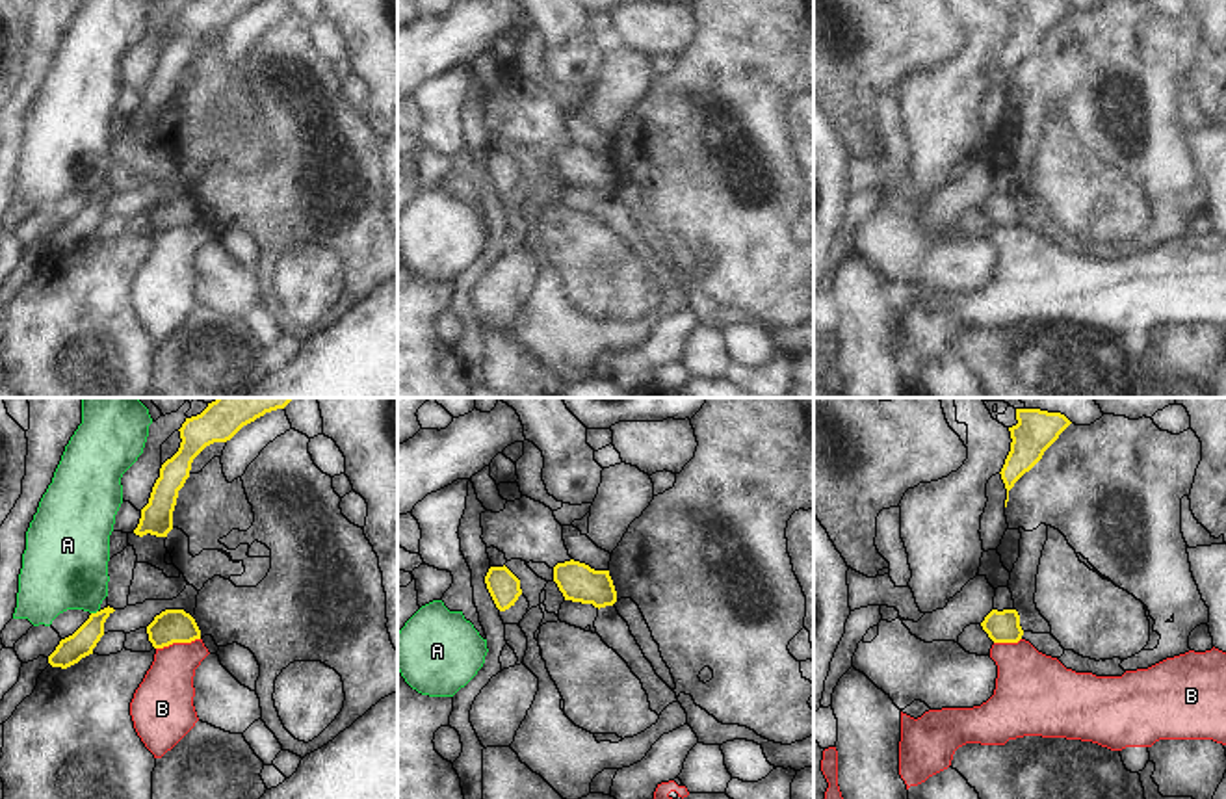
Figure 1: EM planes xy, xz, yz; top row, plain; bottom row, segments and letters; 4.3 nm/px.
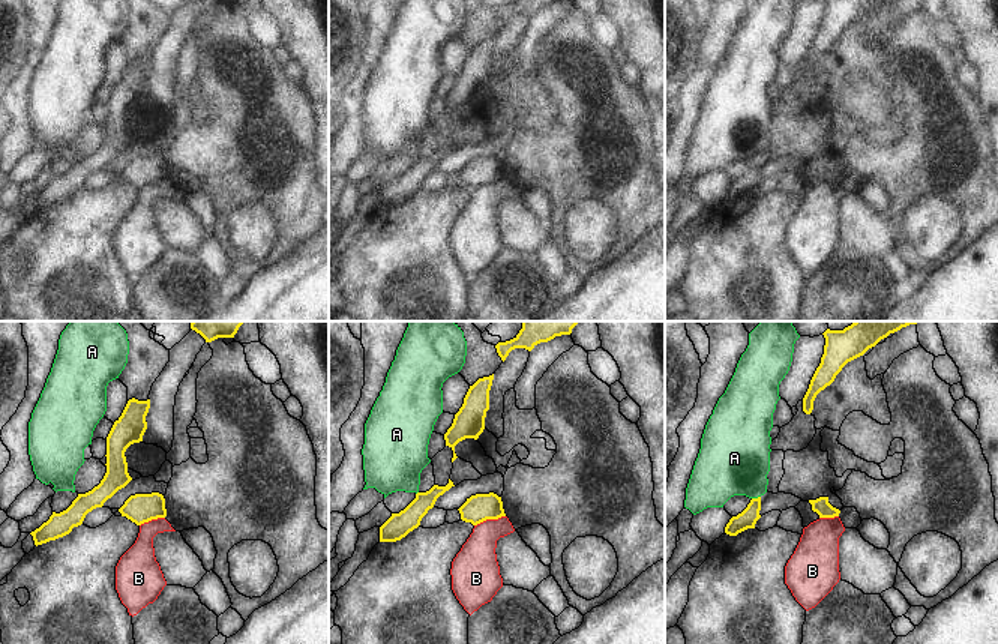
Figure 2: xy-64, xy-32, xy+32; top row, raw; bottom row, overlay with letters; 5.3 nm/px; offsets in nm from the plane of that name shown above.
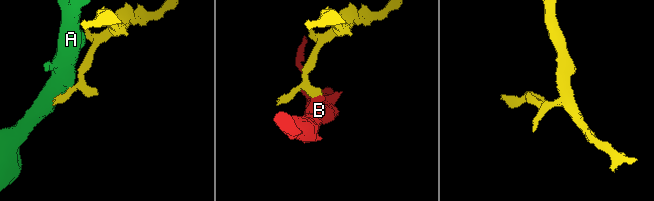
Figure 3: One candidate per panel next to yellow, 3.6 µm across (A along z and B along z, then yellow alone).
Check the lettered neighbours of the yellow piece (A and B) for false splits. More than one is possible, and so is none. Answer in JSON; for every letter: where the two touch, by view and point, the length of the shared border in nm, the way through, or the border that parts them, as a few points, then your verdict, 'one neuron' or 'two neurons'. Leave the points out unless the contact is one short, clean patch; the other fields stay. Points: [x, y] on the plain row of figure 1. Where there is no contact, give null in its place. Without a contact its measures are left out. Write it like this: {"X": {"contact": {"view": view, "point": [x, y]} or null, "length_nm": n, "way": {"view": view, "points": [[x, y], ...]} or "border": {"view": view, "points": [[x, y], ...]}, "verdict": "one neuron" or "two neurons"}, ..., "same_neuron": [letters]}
{"A": {"contact": {"view": "xy", "point": [93, 197]}, "length_nm": 40, "border": {"view": "xy", "points": [[97, 194], [91, 197]]}, "verdict": "two neurons"}, "B": {"contact": {"view": "xy", "point": [177, 225]}, "length_nm": 200, "border": {"view": "xy", "points": [[199, 222], [173, 225], [156, 233]]}, "verdict": "two neurons"}, "same_neuron": []}

